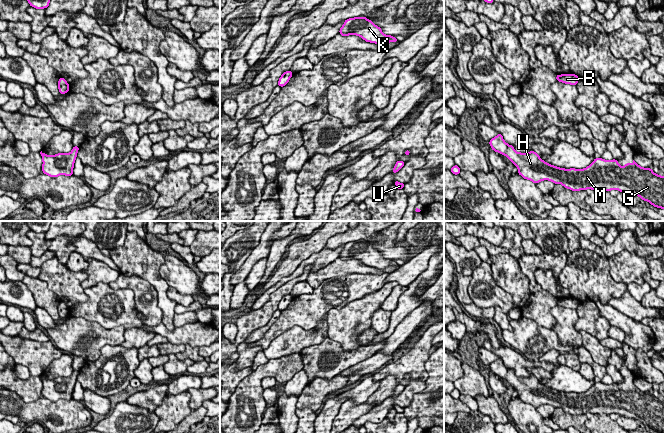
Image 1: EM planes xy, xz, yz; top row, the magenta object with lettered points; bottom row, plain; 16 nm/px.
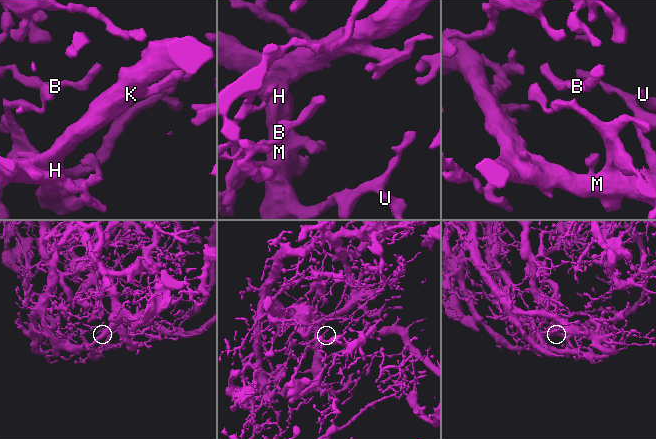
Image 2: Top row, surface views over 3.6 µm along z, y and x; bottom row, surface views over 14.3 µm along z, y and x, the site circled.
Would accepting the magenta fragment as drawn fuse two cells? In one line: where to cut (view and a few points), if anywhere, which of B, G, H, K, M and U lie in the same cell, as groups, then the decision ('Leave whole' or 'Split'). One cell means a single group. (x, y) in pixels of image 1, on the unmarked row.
No split. Groups: B G H K M U. Leave whole

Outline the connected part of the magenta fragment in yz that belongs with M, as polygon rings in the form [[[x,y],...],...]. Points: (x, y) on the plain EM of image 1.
[[[501,357],[492,362],[489,368],[492,374],[505,379],[518,392],[519,399],[535,408],[543,404],[549,404],[555,408],[562,408],[563,411],[572,415],[587,414],[588,412],[608,416],[610,414],[619,414],[620,416],[639,420],[643,425],[648,425],[654,431],[664,433],[664,399],[655,398],[651,392],[643,392],[634,384],[632,388],[626,387],[623,391],[619,389],[616,383],[608,385],[595,382],[584,393],[565,393],[548,388],[533,374],[529,377],[516,376],[514,370],[504,365]]]

